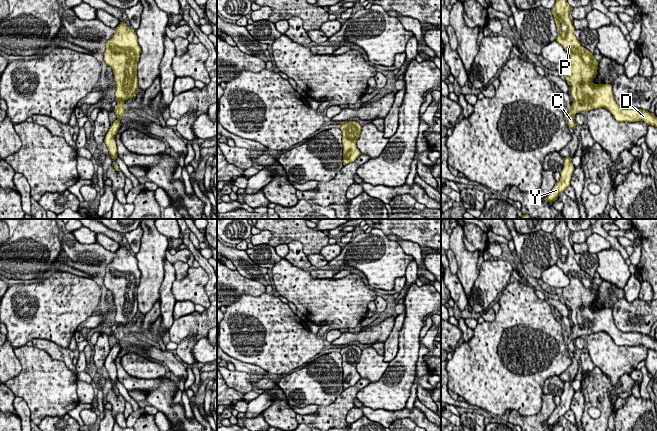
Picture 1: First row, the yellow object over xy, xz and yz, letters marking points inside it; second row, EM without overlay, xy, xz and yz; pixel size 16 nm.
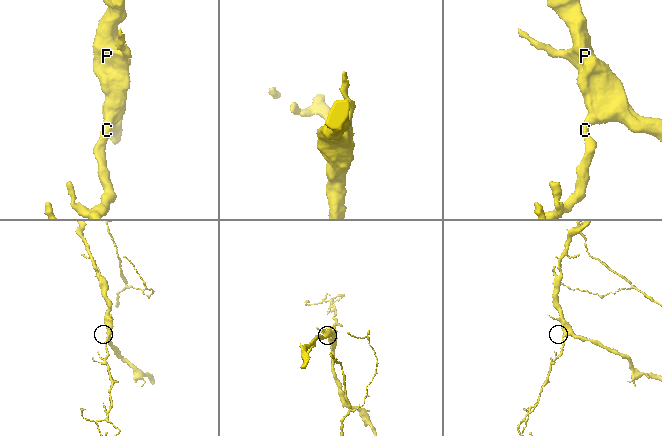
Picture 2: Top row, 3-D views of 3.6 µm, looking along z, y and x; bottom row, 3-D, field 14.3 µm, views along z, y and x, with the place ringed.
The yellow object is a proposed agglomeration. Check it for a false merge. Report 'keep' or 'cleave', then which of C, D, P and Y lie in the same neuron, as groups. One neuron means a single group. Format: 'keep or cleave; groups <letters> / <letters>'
keep; groups C D P Y

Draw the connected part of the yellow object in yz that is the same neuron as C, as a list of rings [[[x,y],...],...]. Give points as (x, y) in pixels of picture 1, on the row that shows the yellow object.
[[[556,0],[551,9],[557,27],[556,41],[568,52],[570,59],[562,65],[562,73],[571,86],[573,103],[569,106],[568,126],[575,130],[574,116],[582,111],[605,108],[618,122],[644,121],[647,126],[657,127],[654,113],[638,108],[622,108],[614,99],[610,84],[594,84],[598,61],[593,53],[584,48],[575,36],[575,27],[569,14],[572,10],[567,0]]]

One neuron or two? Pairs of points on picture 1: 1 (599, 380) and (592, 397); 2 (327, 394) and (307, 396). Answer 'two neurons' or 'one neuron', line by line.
1: one neuron
2: one neuron

